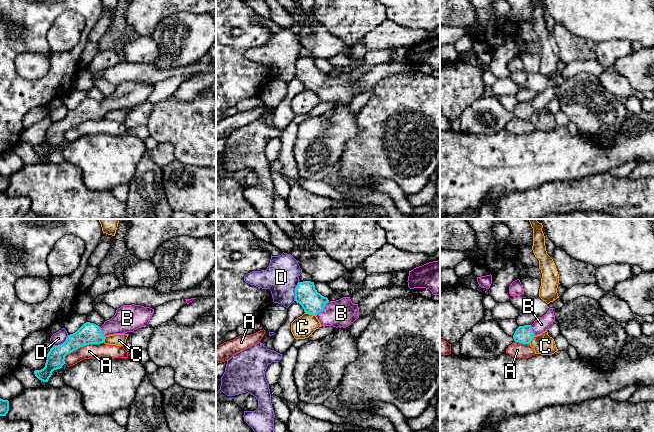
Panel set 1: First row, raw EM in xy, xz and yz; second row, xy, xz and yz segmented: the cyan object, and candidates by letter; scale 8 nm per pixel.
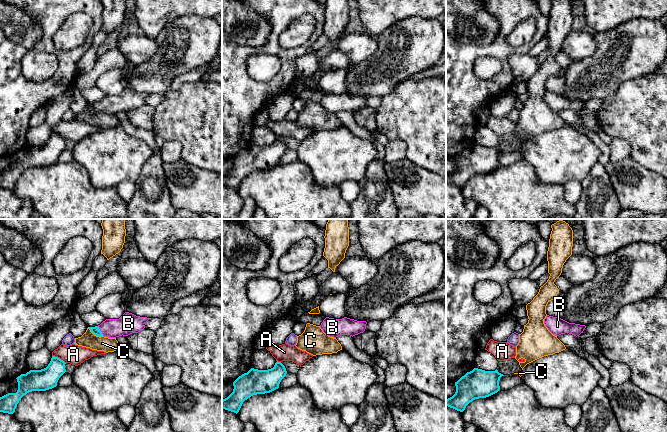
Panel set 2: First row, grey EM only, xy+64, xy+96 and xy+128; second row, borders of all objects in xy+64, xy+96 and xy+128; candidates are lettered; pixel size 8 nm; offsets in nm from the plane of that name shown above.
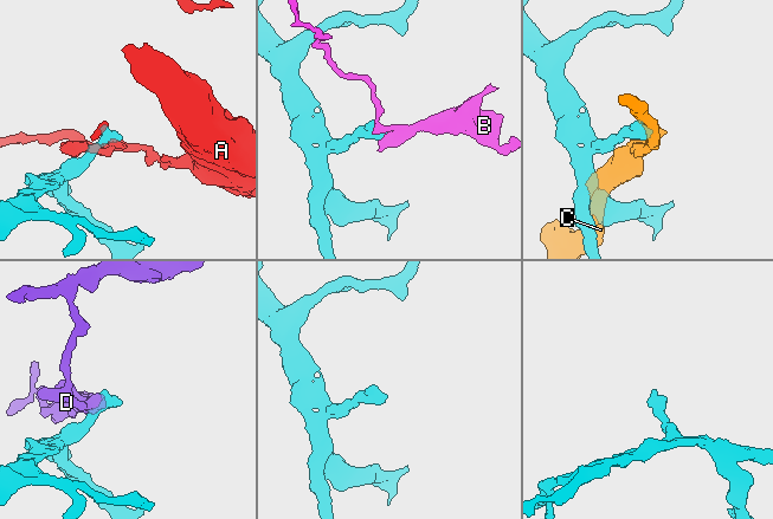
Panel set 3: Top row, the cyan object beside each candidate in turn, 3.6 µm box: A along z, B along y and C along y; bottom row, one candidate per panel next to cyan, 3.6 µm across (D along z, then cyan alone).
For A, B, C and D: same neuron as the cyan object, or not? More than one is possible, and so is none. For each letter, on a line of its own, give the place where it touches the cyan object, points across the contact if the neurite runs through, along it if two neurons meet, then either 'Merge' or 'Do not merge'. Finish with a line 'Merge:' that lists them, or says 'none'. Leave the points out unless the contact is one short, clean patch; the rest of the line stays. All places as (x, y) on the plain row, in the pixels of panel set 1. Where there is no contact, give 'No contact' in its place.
A: Touches cyan at xy (80, 122). Do not merge
B: Touches cyan at xz (323, 84). Path across: xz (312, 78), (323, 84), (328, 89), (341, 89). Merge
C: Touches cyan at xz (310, 89). Do not merge
D: Touches cyan at xz (295, 67). Boundary: xz (299, 58), (295, 64), (294, 76). Do not merge
Merge: B

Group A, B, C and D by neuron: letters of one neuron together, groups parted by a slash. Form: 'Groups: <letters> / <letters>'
Groups: A / B / C / D

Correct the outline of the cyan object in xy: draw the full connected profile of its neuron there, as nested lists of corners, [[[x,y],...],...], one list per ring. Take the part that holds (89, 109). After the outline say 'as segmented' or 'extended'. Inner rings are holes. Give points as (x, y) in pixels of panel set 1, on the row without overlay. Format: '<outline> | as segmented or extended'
[[[135,80],[123,81],[101,103],[90,98],[84,99],[75,109],[68,111],[63,120],[50,125],[46,132],[45,143],[35,146],[35,152],[43,158],[48,158],[52,148],[62,144],[65,140],[67,130],[89,120],[103,119],[106,112],[133,108],[144,103],[153,89],[154,85],[150,83]]] | extended

